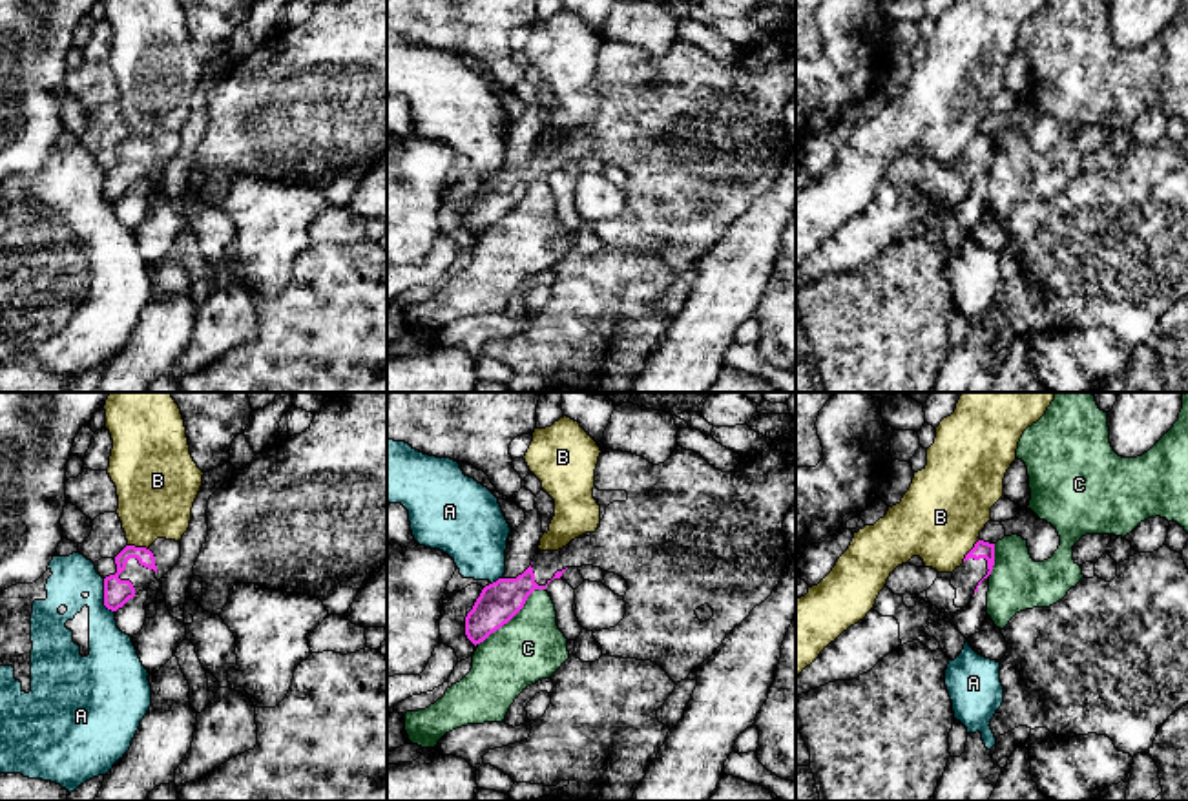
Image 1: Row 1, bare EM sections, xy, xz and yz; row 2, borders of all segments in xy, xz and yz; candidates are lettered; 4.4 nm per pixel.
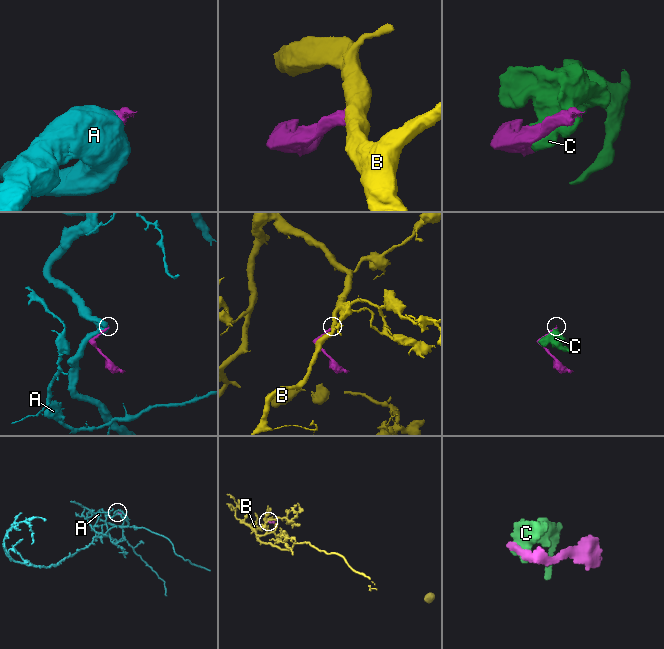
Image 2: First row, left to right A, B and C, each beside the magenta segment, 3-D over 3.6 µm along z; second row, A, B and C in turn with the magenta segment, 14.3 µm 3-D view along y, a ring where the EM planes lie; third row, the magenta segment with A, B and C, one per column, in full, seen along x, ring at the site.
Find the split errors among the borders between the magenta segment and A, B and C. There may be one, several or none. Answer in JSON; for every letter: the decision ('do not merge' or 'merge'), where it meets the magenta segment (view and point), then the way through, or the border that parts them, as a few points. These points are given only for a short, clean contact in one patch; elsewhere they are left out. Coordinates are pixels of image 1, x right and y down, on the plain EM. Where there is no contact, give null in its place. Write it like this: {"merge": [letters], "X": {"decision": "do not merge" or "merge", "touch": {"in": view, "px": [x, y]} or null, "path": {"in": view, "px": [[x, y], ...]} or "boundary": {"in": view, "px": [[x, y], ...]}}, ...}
{"merge": [], "A": {"decision": "do not merge", "touch": {"in": "xy", "px": [104, 188]}}, "B": {"decision": "do not merge", "touch": {"in": "yz", "px": [971, 141]}, "boundary": {"in": "yz", "px": [[979, 130], [962, 152]]}}, "C": {"decision": "do not merge", "touch": {"in": "xz", "px": [513, 207]}}}

